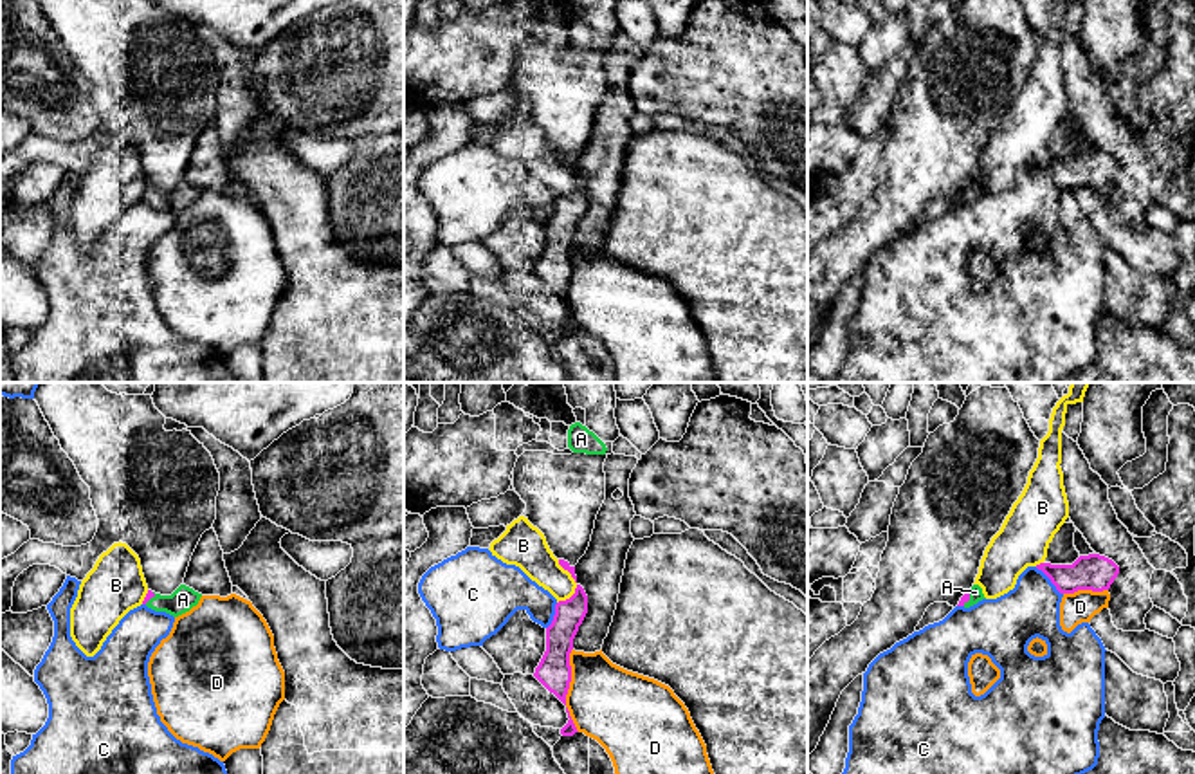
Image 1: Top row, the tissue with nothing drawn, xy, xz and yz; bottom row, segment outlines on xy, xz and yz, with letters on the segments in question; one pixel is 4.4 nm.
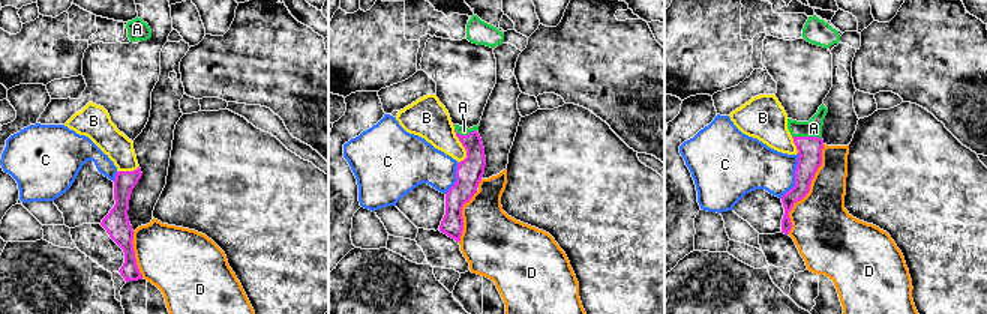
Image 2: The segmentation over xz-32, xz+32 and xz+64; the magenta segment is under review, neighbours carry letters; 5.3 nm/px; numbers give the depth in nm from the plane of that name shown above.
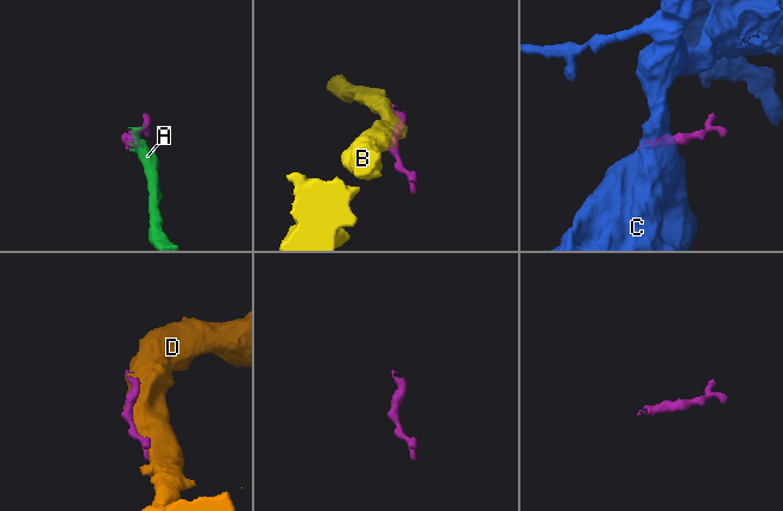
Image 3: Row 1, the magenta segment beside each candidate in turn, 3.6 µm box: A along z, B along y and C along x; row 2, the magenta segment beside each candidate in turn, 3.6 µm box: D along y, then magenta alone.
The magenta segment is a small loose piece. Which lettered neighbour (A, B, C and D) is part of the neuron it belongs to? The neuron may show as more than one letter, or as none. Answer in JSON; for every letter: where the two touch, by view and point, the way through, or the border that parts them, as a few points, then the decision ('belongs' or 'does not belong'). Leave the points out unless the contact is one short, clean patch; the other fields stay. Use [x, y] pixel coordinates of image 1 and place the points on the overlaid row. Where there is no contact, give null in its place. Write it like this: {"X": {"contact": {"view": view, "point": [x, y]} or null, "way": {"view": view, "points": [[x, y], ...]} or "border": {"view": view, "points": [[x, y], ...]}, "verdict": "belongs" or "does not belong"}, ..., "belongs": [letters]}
{"A": {"contact": {"view": "yz", "point": [968, 598]}, "way": {"view": "yz", "points": [[965, 598], [968, 598], [976, 592]]}, "verdict": "belongs"}, "B": {"contact": {"view": "xz", "point": [577, 585]}, "border": {"view": "xz", "points": [[557, 560], [575, 583], [575, 590], [557, 603]]}, "verdict": "does not belong"}, "C": {"contact": {"view": "yz", "point": [1049, 578]}, "verdict": "does not belong"}, "D": {"contact": {"view": "xz", "point": [568, 688]}, "verdict": "does not belong"}, "belongs": ["A"]}

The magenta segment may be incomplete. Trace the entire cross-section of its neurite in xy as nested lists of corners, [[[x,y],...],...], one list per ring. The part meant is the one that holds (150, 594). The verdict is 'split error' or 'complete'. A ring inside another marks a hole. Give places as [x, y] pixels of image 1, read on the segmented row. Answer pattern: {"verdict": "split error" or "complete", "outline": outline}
{"verdict": "split error", "outline": [[[180,585],[171,595],[160,595],[148,590],[142,604],[155,612],[166,612],[173,617],[178,617],[189,612],[193,606],[198,604],[202,594],[195,592],[193,588]]]}

